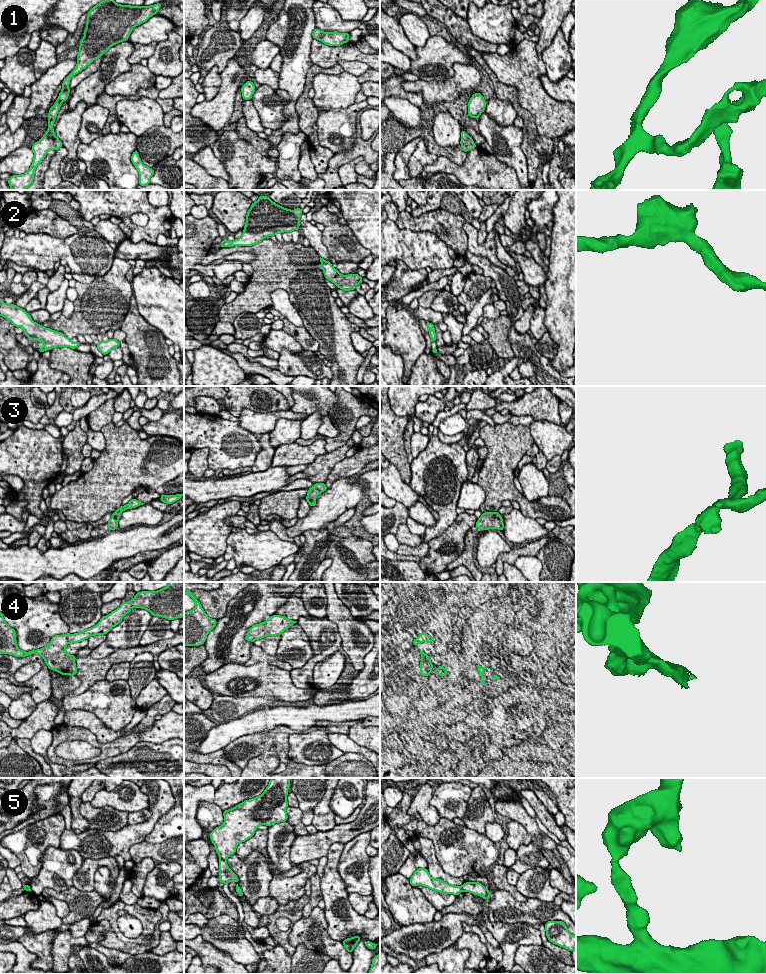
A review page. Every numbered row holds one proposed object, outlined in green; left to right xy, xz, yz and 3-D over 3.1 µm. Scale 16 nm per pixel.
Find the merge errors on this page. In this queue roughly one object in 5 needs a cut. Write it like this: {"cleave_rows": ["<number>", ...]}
{"cleave_rows": ["5"]}

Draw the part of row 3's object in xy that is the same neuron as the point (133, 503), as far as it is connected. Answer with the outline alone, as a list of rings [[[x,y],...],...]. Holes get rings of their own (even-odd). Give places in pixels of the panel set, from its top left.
[[[132,499],[129,501],[129,503],[127,505],[121,506],[120,508],[118,508],[115,512],[113,512],[110,520],[107,522],[109,531],[112,531],[112,530],[115,530],[116,528],[118,528],[118,520],[120,518],[121,513],[124,510],[136,508],[143,504],[145,504],[145,503],[139,502],[136,499]]]

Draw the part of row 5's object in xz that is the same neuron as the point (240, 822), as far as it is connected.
[[[270,778],[260,796],[223,812],[224,823],[209,834],[220,859],[235,854],[237,845],[251,838],[258,826],[287,821],[289,787],[290,778]]]

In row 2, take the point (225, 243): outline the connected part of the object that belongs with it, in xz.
[[[259,196],[259,199],[252,203],[247,212],[242,236],[234,241],[224,238],[220,242],[221,248],[252,246],[268,236],[299,230],[302,213],[300,207],[290,210],[276,204],[268,196]]]

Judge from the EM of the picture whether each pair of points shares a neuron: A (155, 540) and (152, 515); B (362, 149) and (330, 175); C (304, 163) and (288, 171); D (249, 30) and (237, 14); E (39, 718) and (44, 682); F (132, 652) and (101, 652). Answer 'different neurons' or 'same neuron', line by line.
A: different neurons
B: same neuron
C: different neurons
D: different neurons
E: different neurons
F: different neurons

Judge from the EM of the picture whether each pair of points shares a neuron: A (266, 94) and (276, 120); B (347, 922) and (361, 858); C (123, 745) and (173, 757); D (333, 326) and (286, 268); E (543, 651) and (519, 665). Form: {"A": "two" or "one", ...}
{"A": "one", "B": "two", "C": "two", "D": "one", "E": "one"}

